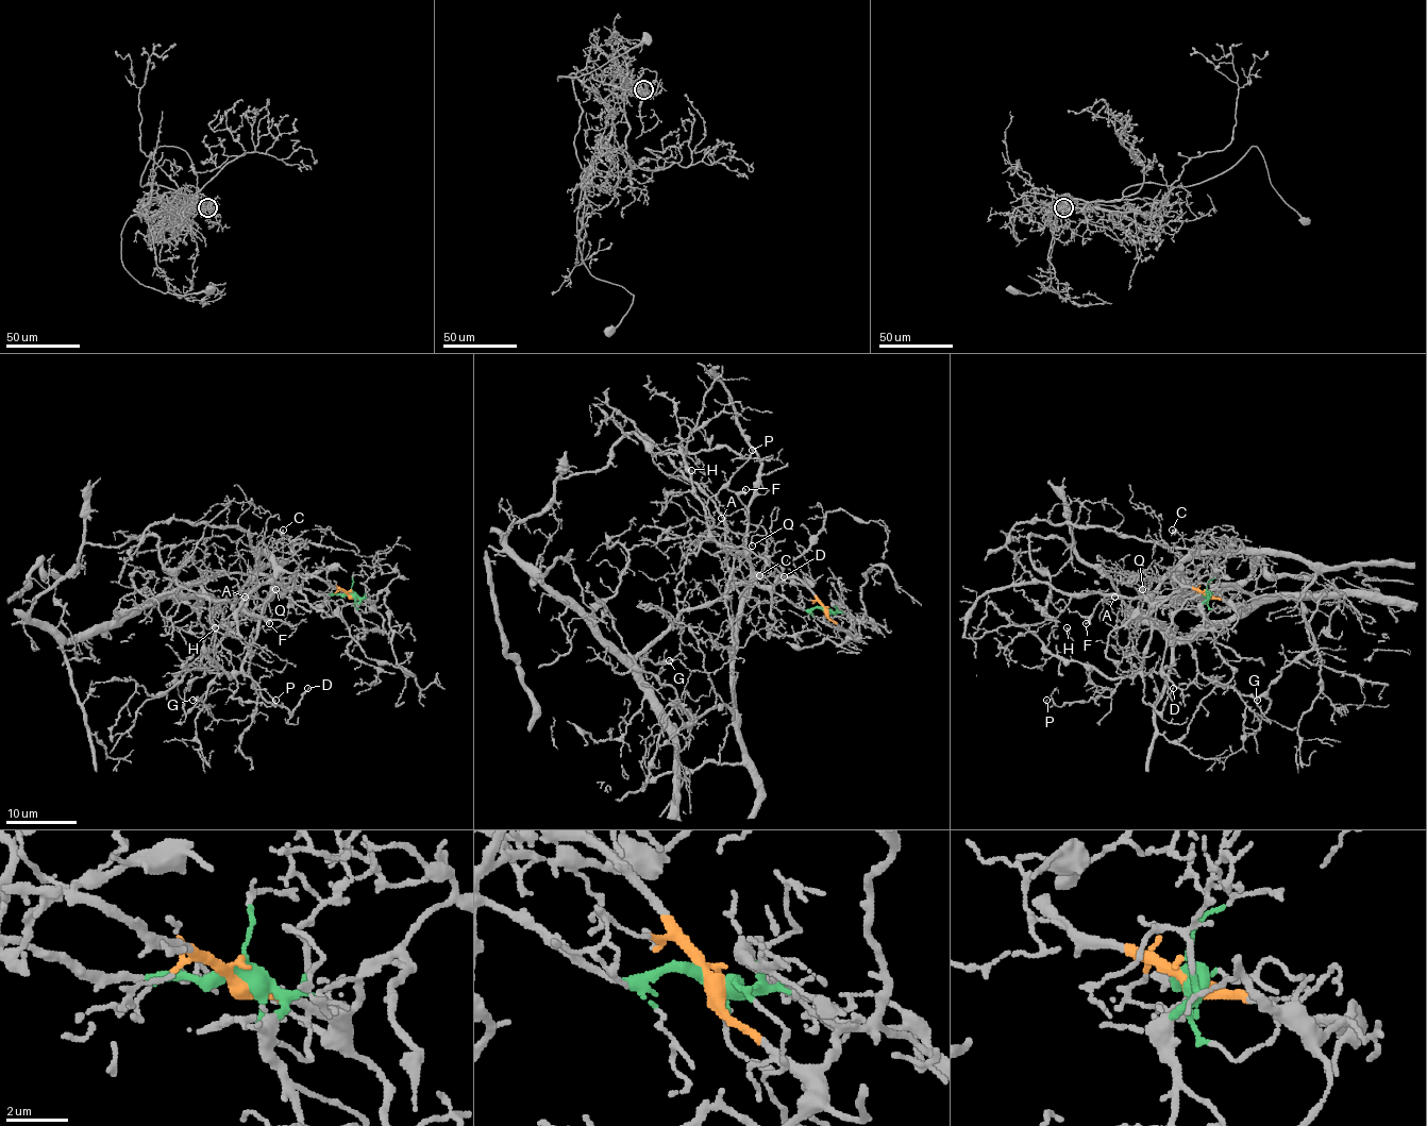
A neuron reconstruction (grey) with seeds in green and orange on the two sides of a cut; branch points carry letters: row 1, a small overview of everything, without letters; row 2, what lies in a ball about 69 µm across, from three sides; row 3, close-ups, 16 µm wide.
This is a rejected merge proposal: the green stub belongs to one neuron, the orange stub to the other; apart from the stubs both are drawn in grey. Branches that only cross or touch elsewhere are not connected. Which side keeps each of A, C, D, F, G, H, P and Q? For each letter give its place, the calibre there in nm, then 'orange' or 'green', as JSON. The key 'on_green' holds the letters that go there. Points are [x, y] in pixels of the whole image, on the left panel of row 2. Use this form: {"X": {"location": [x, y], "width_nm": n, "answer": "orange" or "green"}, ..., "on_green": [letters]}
{"A": {"location": [245, 597], "width_nm": 160, "answer": "orange"}, "C": {"location": [283, 530], "width_nm": 160, "answer": "orange"}, "D": {"location": [307, 688], "width_nm": 180, "answer": "orange"}, "F": {"location": [269, 623], "width_nm": 280, "answer": "orange"}, "G": {"location": [192, 700], "width_nm": 200, "answer": "orange"}, "H": {"location": [215, 627], "width_nm": 140, "answer": "orange"}, "P": {"location": [275, 700], "width_nm": 130, "answer": "orange"}, "Q": {"location": [275, 589], "width_nm": 130, "answer": "green"}, "on_green": ["Q"]}

